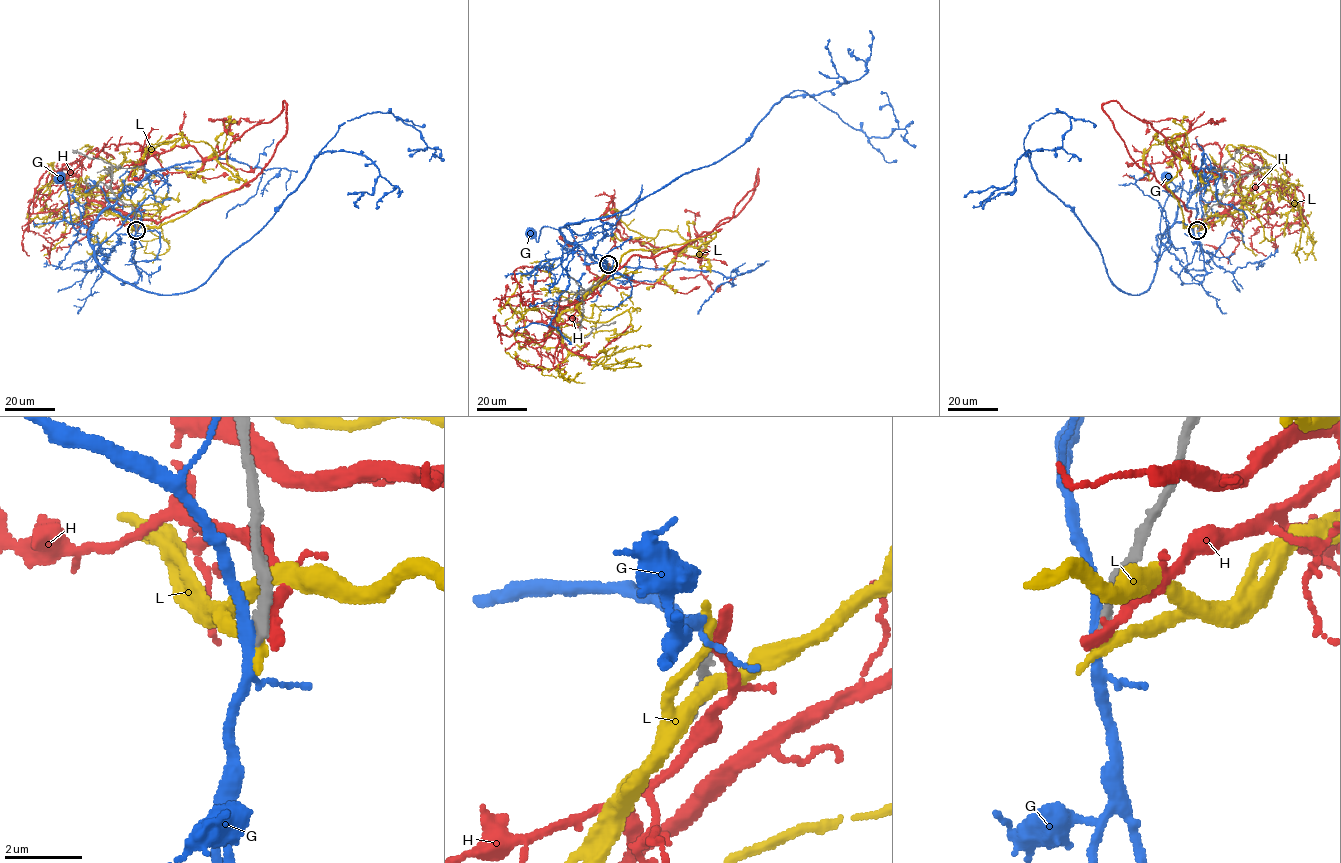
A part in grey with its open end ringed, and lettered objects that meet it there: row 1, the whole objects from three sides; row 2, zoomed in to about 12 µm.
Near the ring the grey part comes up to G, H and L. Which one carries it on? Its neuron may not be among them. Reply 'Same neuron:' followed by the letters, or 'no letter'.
Same neuron: no letter

